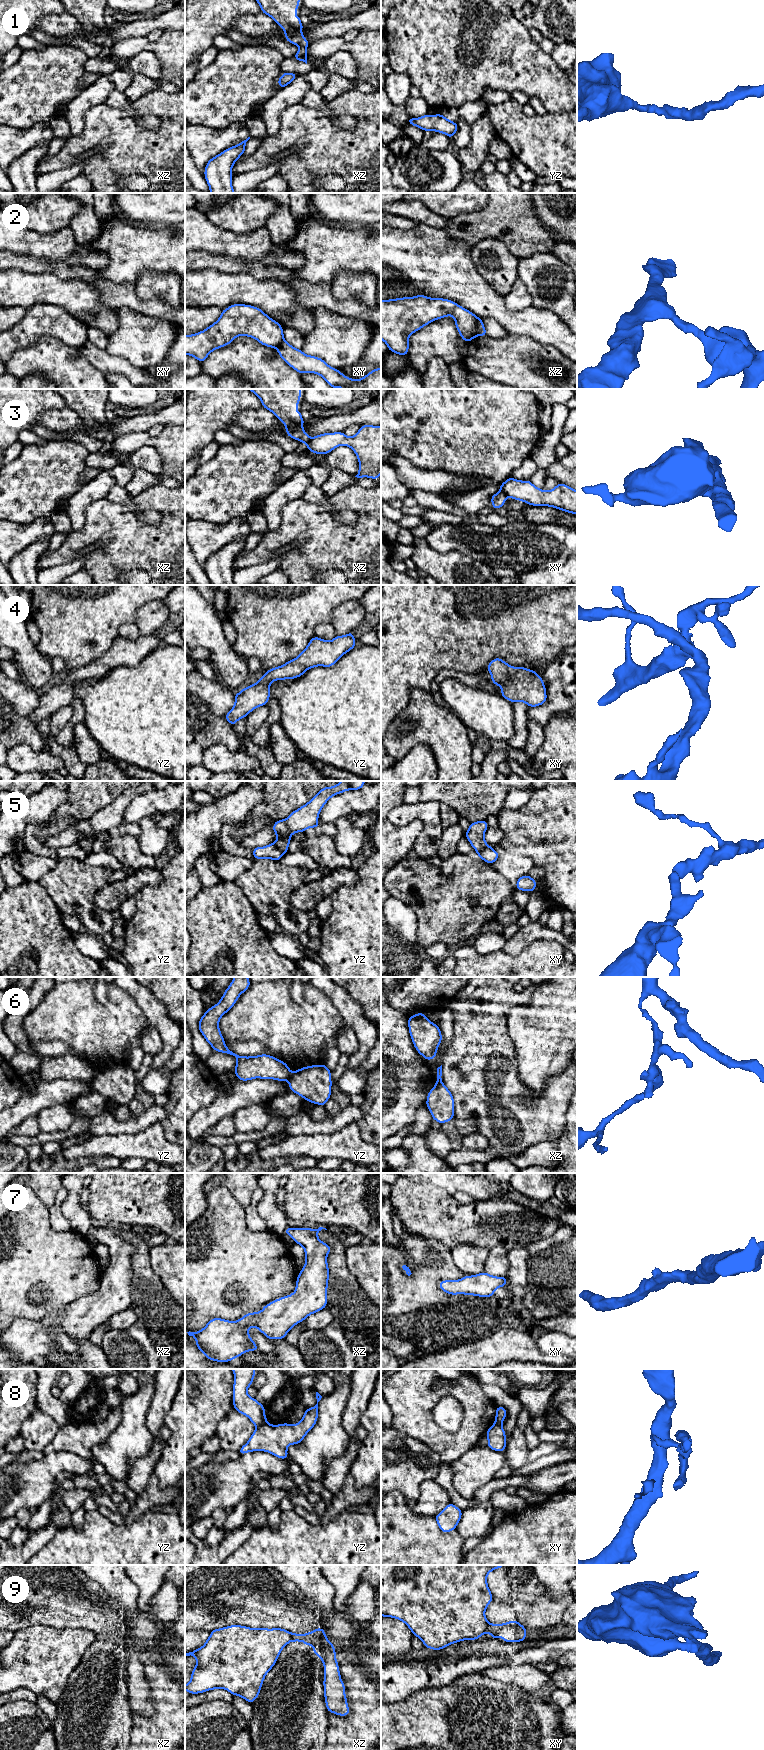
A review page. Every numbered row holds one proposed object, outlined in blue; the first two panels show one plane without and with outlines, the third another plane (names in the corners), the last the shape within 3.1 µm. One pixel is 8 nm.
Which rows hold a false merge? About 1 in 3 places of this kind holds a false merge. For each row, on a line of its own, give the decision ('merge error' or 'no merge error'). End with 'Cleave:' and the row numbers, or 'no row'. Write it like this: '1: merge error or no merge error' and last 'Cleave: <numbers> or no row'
1: no merge error
2: merge error
3: merge error
4: no merge error
5: no merge error
6: merge error
7: no merge error
8: merge error
9: merge error
Cleave: 2, 3, 6, 8, 9

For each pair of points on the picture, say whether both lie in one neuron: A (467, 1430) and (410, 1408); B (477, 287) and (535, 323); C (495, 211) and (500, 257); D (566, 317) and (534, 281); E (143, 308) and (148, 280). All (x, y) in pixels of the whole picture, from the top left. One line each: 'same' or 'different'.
A: same
B: same
C: different
D: same
E: different

